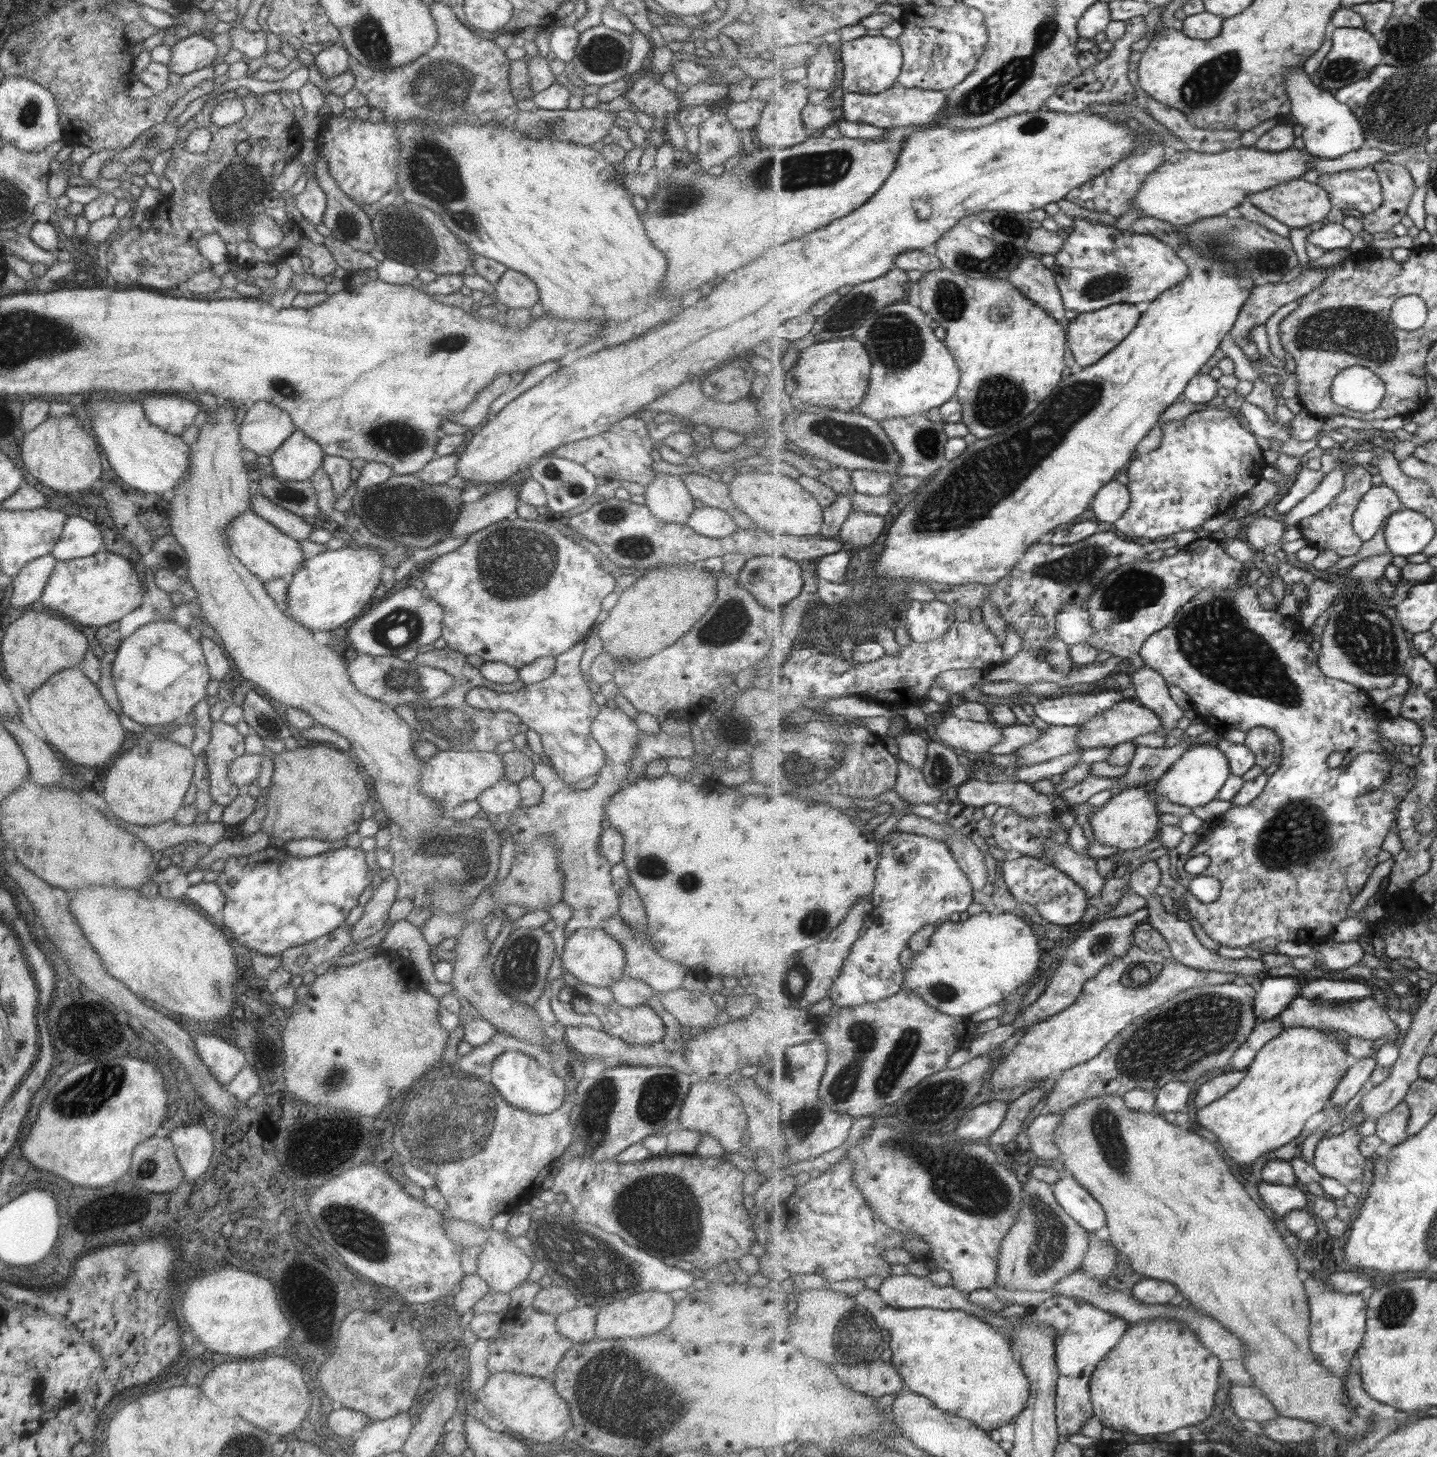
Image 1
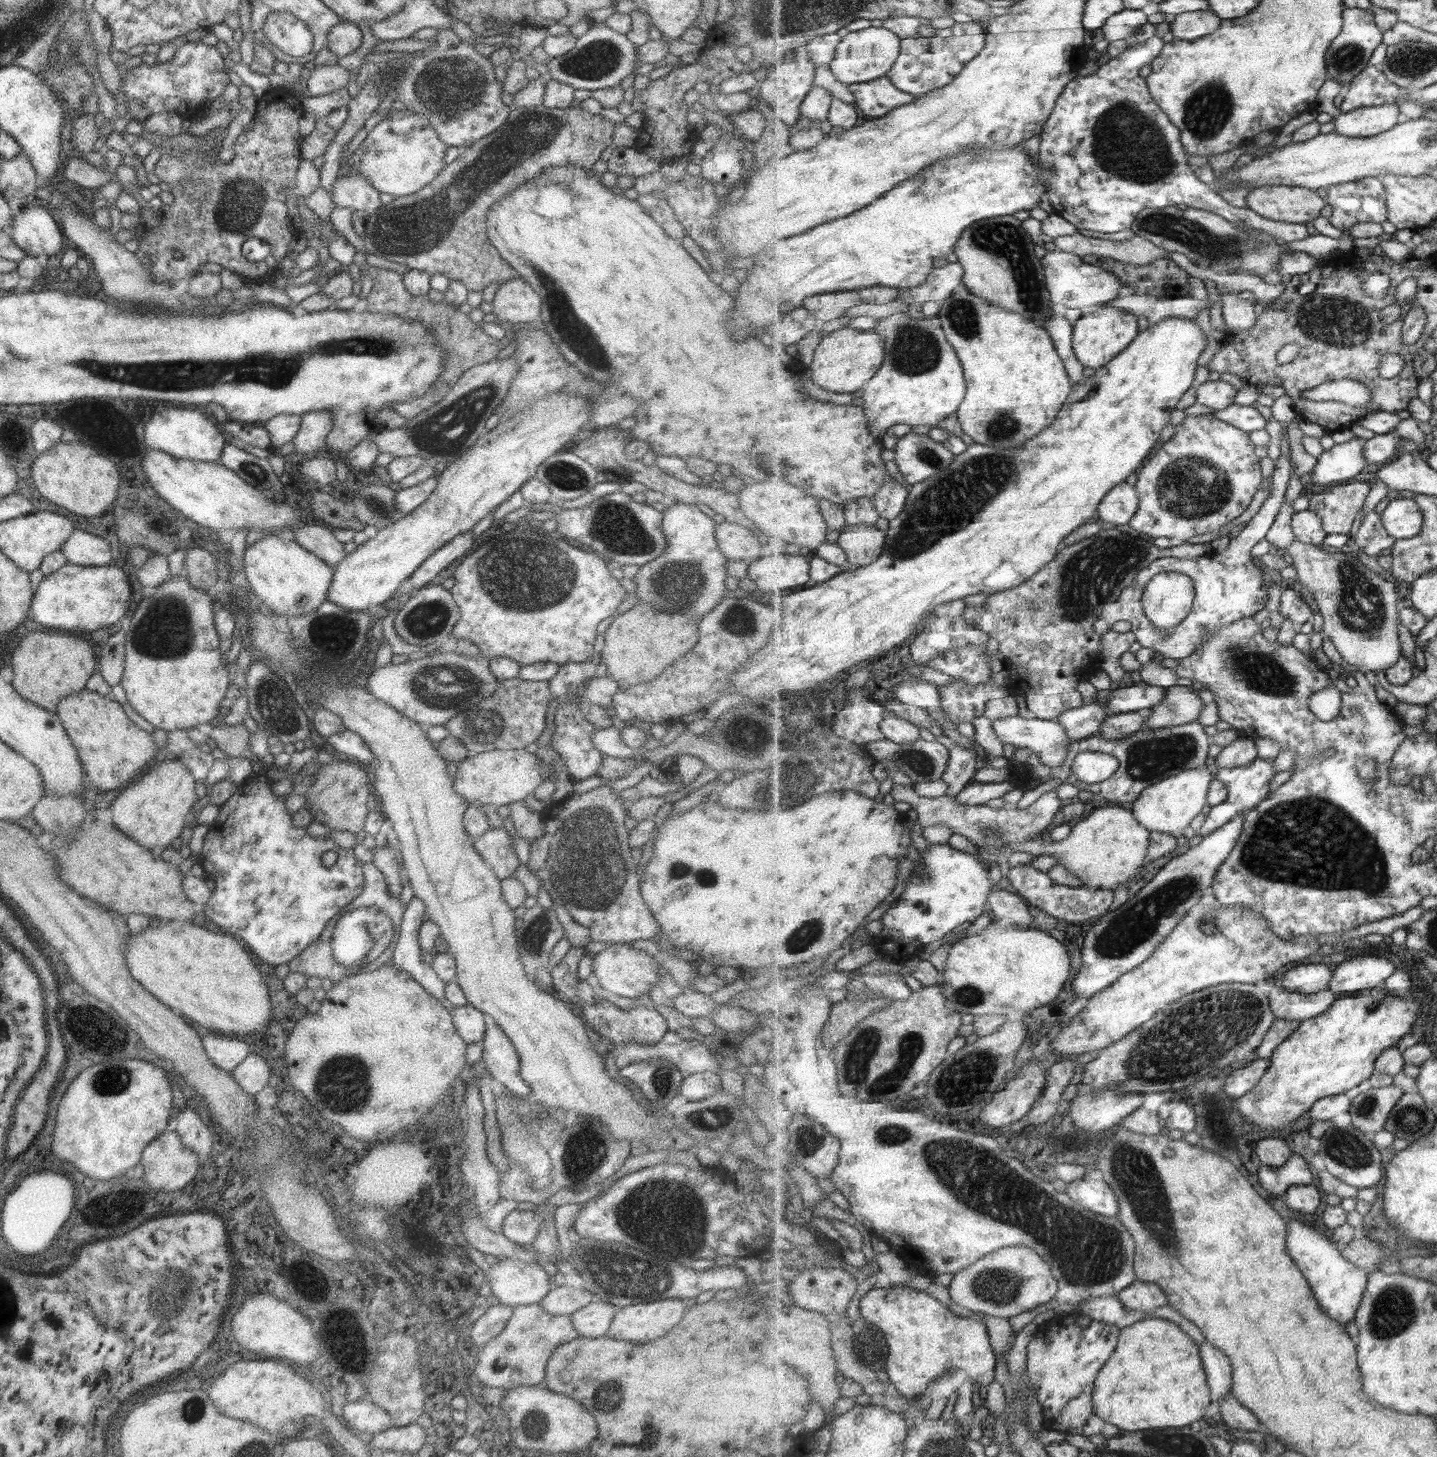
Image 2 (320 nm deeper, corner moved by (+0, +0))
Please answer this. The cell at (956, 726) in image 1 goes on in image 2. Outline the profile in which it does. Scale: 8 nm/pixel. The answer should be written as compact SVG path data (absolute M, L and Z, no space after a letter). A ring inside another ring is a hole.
M1015 715L995 720L993 728L1005 744L1040 754L1041 762L1047 766L1061 766L1070 754L1069 733L1058 720Z

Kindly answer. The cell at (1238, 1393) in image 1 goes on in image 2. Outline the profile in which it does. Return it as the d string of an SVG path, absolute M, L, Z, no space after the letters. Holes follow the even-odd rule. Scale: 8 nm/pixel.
M1209 1341L1200 1345L1208 1384L1211 1387L1212 1403L1221 1404L1223 1398L1233 1394L1234 1369L1229 1357Z

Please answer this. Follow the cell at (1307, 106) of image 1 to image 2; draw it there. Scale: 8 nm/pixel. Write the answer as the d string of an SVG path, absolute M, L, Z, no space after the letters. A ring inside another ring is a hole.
M1396 104L1358 108L1329 118L1335 124L1335 132L1353 138L1377 136L1395 128L1402 121Z

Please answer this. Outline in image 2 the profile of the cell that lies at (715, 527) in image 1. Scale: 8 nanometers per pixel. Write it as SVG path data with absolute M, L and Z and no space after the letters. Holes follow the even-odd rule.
M725 520L715 524L714 537L719 553L727 561L744 561L749 564L769 549L748 528Z

